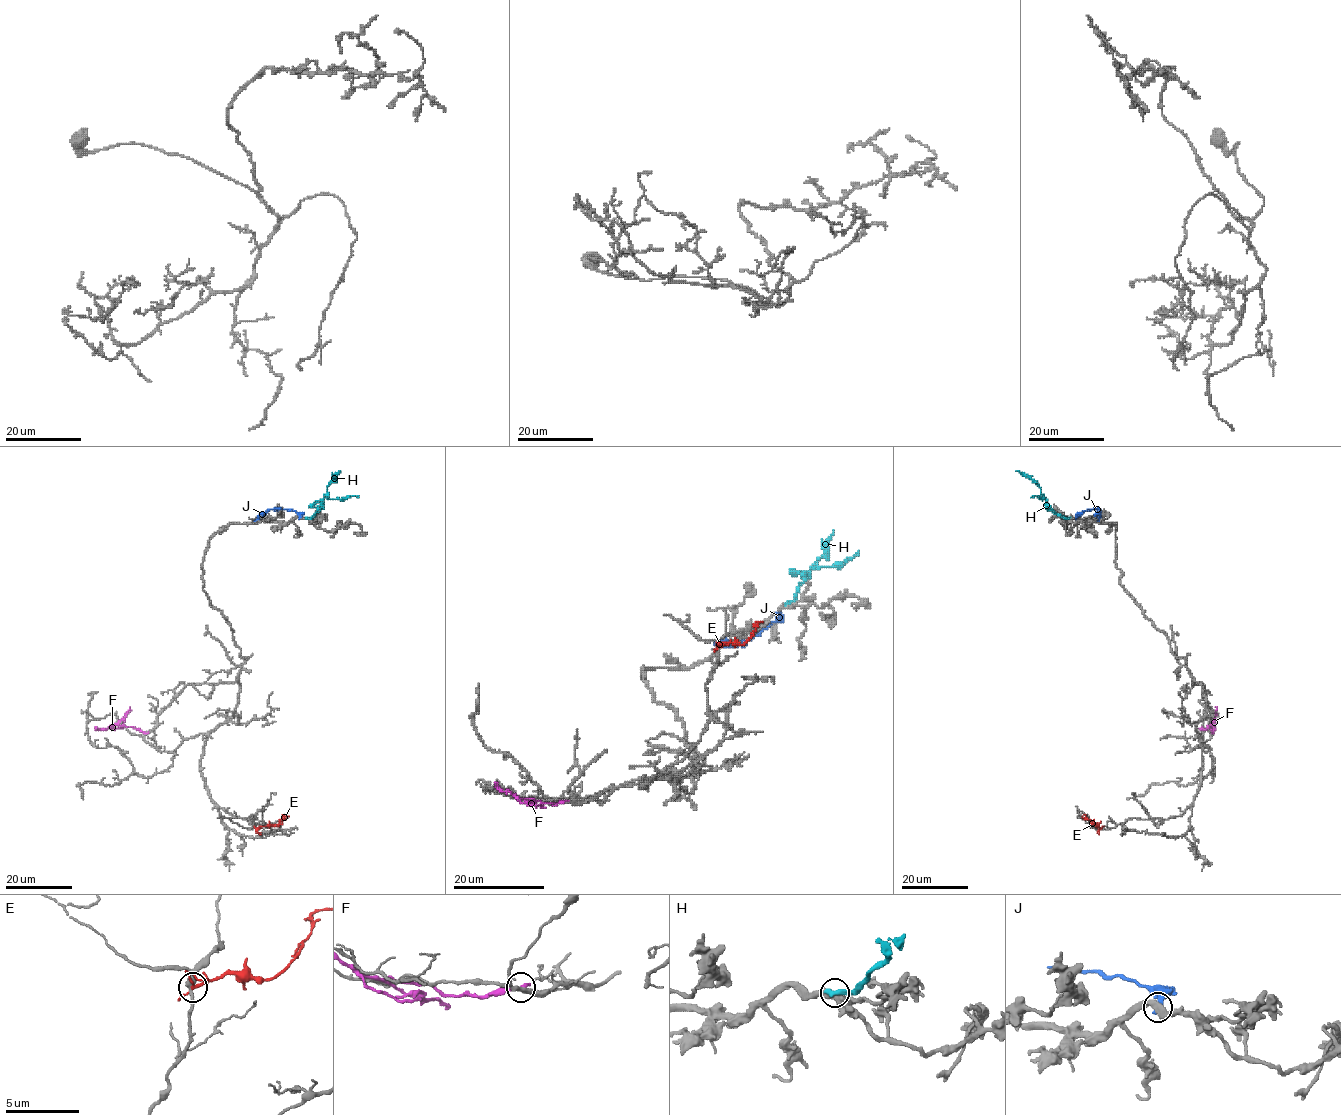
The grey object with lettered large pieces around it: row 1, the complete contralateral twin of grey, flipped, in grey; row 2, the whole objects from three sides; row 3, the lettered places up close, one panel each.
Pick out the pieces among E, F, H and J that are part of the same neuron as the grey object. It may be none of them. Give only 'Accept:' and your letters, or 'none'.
Accept: H

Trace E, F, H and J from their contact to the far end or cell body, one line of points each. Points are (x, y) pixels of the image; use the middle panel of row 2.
E: (718, 646), (743, 644), (758, 622), (763, 622)
F: (566, 801), (541, 803), (537, 800), (520, 798), (503, 792), (495, 781)
H: (788, 603), (825, 555), (834, 531)
J: (778, 613), (778, 618), (757, 635), (736, 645), (723, 646), (714, 642)

